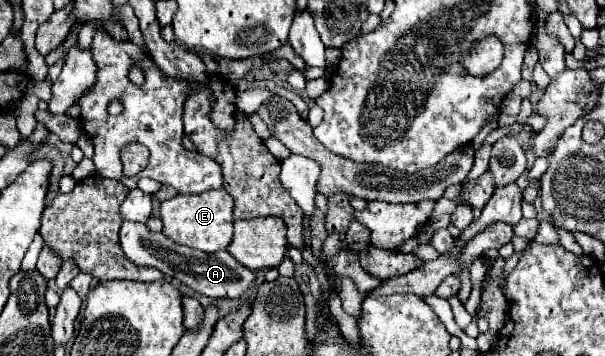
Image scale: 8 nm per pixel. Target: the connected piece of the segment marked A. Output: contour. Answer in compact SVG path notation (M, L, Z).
M124 220L122 228L120 228L120 244L122 244L122 250L128 256L128 260L132 260L134 264L158 268L162 274L176 278L182 284L186 284L188 288L192 288L194 292L200 292L210 298L236 300L236 298L246 296L250 286L254 284L252 270L248 270L240 262L236 262L226 250L218 250L218 252L208 254L208 252L200 252L200 250L188 248L188 246L174 244L162 232L150 232L144 222Z

